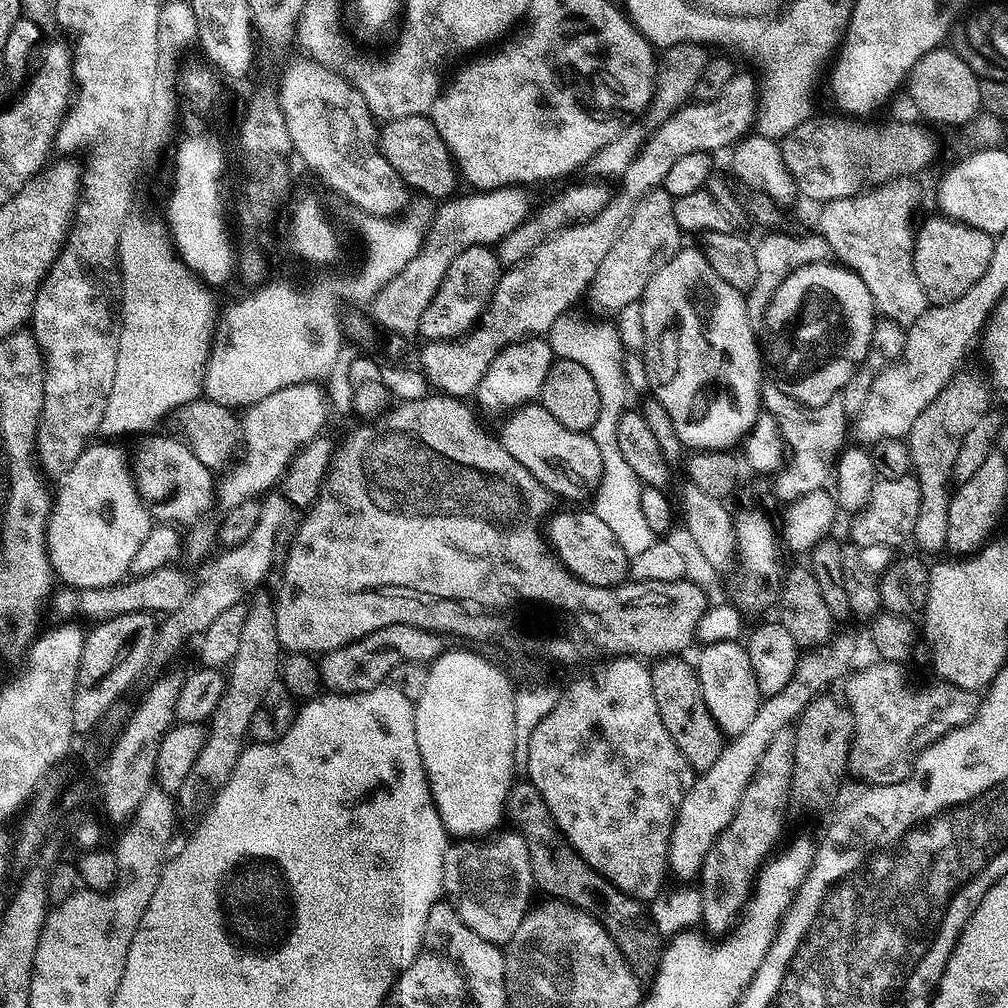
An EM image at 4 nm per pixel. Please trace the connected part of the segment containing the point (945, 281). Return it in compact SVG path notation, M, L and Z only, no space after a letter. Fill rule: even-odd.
M935 214L924 225L917 227L914 232L912 253L914 254L914 274L918 274L918 282L922 282L922 290L927 294L933 305L954 302L969 290L990 263L990 256L994 251L994 237L982 230L974 230L974 226L966 226L957 220L949 220L943 214Z

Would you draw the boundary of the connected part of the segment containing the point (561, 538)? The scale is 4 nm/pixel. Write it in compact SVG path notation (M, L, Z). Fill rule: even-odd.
M595 510L588 512L560 512L557 516L549 515L547 543L556 560L566 571L590 586L614 586L623 584L630 572L630 557L618 546L618 538L598 518Z

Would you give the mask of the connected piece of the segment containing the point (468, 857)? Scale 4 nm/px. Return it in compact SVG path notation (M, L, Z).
M515 830L504 831L483 838L453 839L445 847L442 858L444 896L456 905L458 918L462 918L478 938L486 938L486 942L497 946L506 946L514 934L518 934L518 926L522 926L530 911L528 903L534 893L530 850L524 837Z

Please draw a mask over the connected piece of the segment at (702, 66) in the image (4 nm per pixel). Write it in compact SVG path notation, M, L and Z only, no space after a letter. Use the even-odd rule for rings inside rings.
M678 44L663 49L656 57L656 88L652 92L652 100L646 109L648 125L633 122L620 133L618 138L614 138L590 162L590 168L597 172L600 178L613 176L619 178L623 176L626 166L635 158L636 151L640 149L642 141L649 135L650 129L656 128L666 118L670 118L679 108L684 107L693 99L698 78L702 78L702 70L706 70L710 59L710 52L702 44Z

